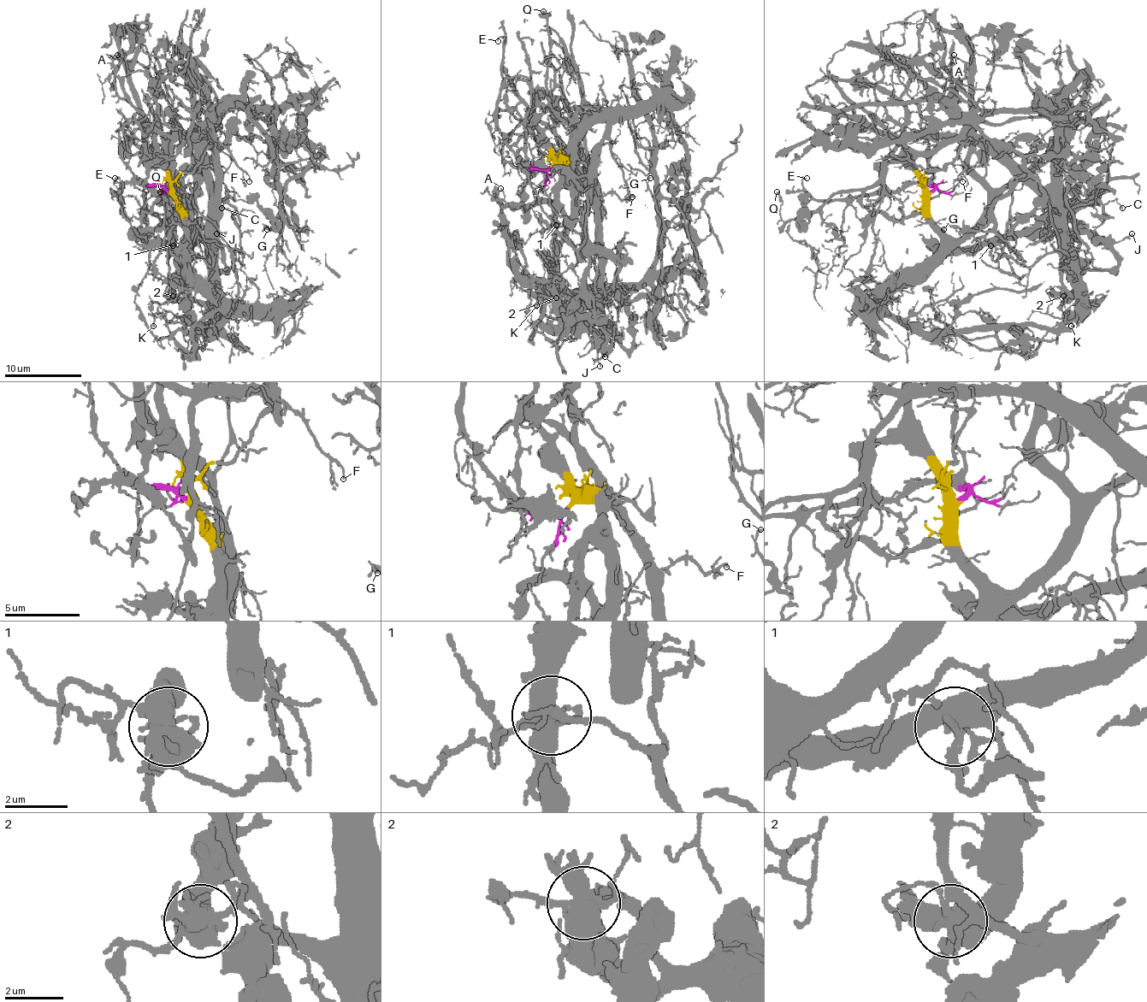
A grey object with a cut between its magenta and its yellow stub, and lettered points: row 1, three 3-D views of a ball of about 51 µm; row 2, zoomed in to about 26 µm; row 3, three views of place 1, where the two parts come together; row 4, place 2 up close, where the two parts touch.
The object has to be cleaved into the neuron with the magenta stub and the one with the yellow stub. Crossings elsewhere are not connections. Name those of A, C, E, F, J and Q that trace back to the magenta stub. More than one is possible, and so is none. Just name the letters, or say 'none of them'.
C, E, F, Q

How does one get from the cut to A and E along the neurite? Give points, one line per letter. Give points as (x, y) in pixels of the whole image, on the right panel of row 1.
A: (928, 193), (928, 212), (953, 238), (963, 238), (988, 204), (984, 181), (968, 164), (972, 70), (953, 55)
E: (928, 191), (934, 185), (909, 184), (891, 193), (866, 193), (848, 199), (814, 199), (803, 185), (807, 178)

